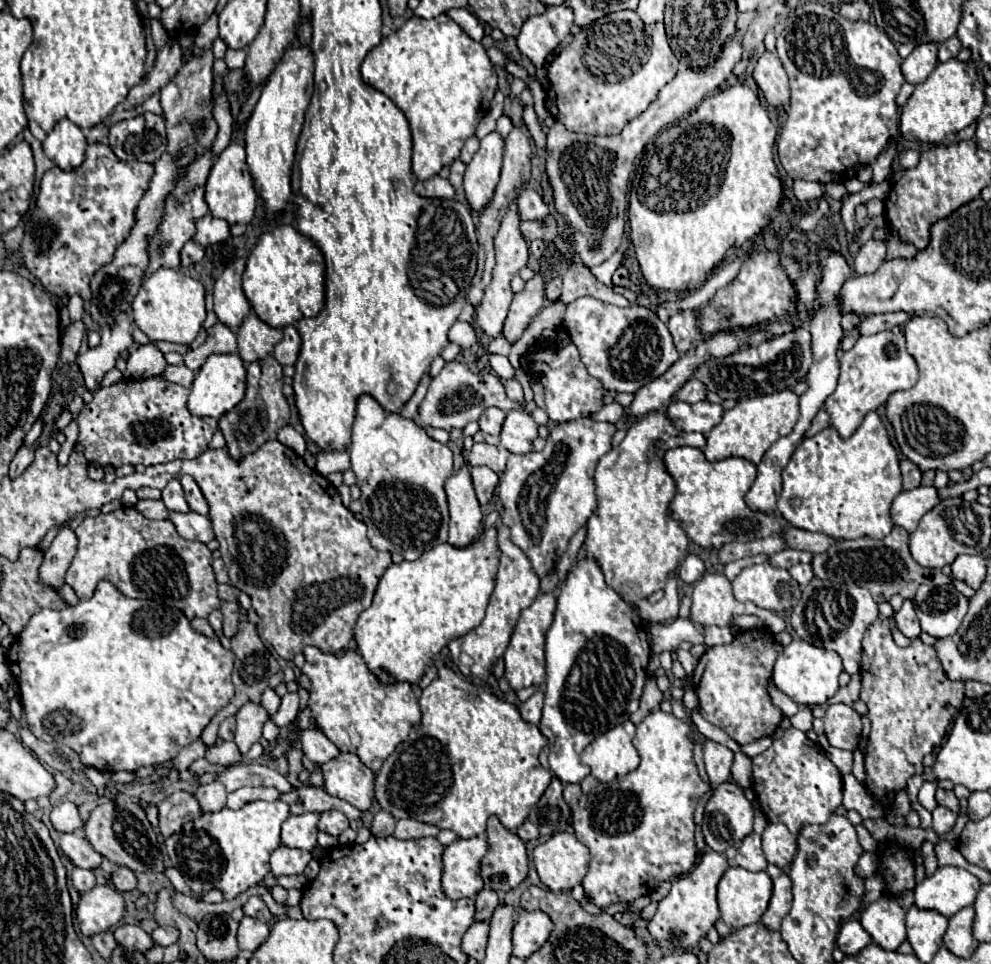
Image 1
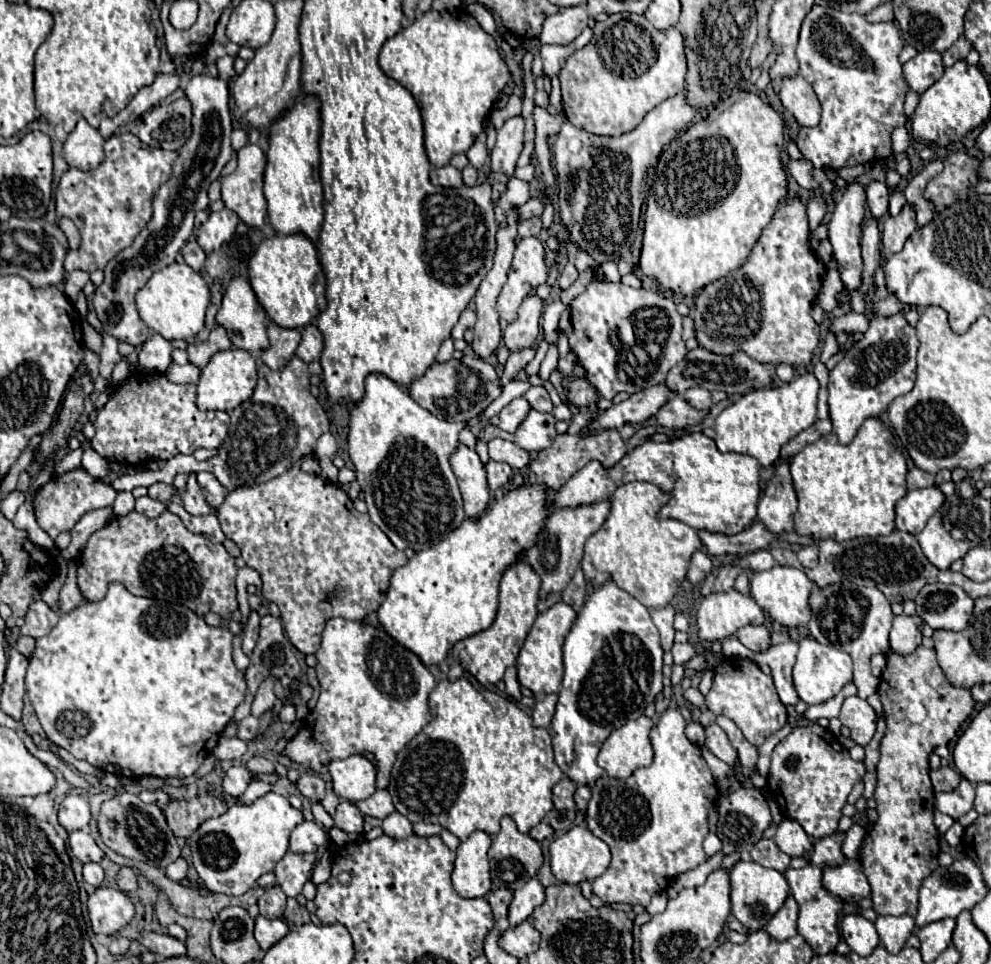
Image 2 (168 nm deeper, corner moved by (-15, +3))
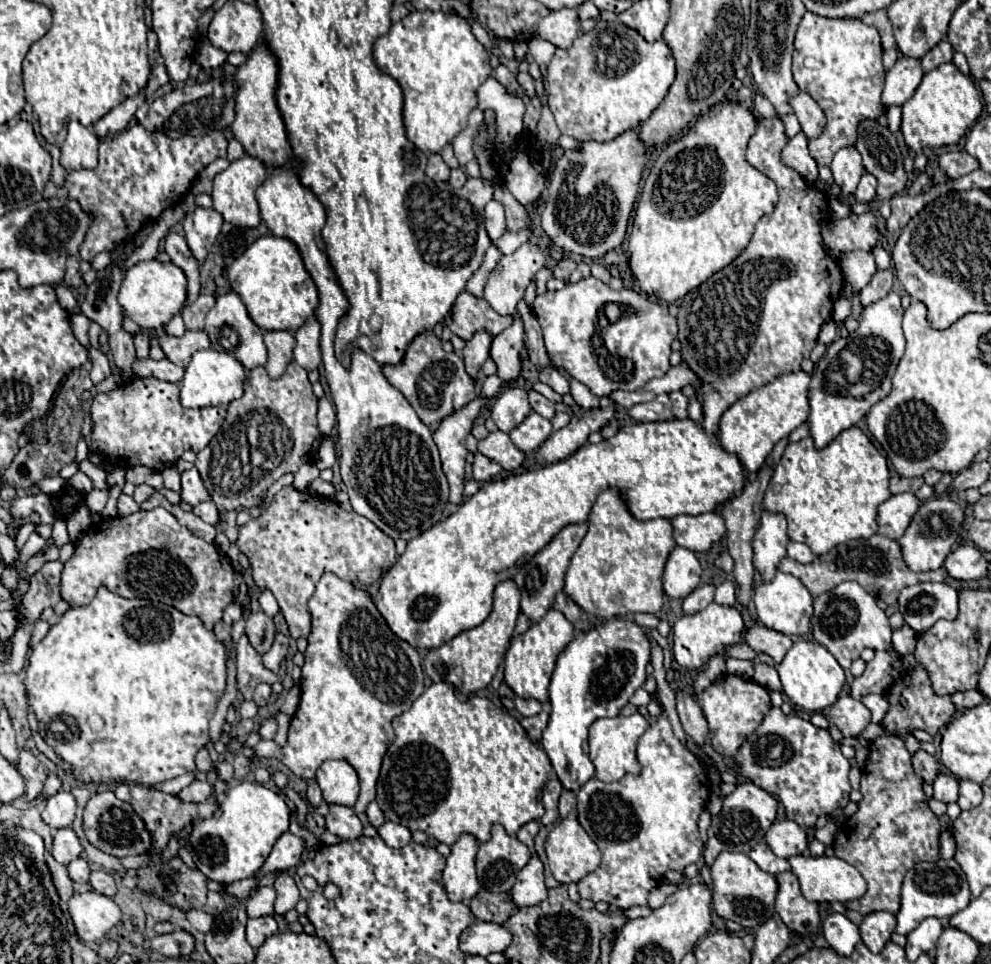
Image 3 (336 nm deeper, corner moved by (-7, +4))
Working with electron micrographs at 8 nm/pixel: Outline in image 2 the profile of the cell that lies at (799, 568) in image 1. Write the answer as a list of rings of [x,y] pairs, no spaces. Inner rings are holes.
[[[801,547],[801,549],[797,551],[797,559],[799,559],[799,563],[801,563],[805,569],[815,567],[817,557],[819,557],[819,549],[817,549],[817,547]]]

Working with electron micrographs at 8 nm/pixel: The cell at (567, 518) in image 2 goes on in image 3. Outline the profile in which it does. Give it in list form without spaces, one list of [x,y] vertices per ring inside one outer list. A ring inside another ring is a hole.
[[[587,524],[565,526],[535,558],[531,558],[523,568],[519,568],[519,572],[513,580],[515,580],[517,588],[521,590],[521,612],[531,622],[539,622],[539,618],[543,618],[543,614],[547,614],[547,610],[551,608],[551,602],[555,600],[557,592],[563,590],[567,566],[569,566],[571,556],[575,554],[579,542],[583,540],[585,532],[587,532]]]

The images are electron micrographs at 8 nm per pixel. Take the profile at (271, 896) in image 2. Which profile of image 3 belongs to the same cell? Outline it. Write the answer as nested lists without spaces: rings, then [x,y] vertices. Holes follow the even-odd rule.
[[[259,886],[245,902],[245,910],[249,918],[267,916],[273,914],[273,902],[275,902],[275,888],[271,886]]]

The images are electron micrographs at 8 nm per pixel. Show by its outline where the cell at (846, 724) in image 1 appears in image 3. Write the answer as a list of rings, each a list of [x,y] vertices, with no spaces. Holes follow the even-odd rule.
[[[843,694],[829,708],[829,718],[843,732],[843,736],[859,736],[871,722],[871,712],[861,700]]]

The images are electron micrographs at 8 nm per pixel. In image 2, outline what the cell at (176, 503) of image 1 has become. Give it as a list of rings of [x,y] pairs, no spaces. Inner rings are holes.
[[[195,473],[189,475],[187,487],[185,487],[185,491],[183,491],[179,497],[181,497],[183,507],[185,507],[191,515],[207,515],[207,513],[211,513],[211,507],[207,505],[205,497],[203,497],[199,485],[197,485]]]

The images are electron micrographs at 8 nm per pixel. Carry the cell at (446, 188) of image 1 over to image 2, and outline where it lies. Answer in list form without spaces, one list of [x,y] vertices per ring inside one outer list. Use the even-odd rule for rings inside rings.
[[[445,165],[441,169],[433,169],[433,183],[441,185],[441,187],[463,187],[463,179],[461,179],[461,171],[457,171],[451,165]]]

